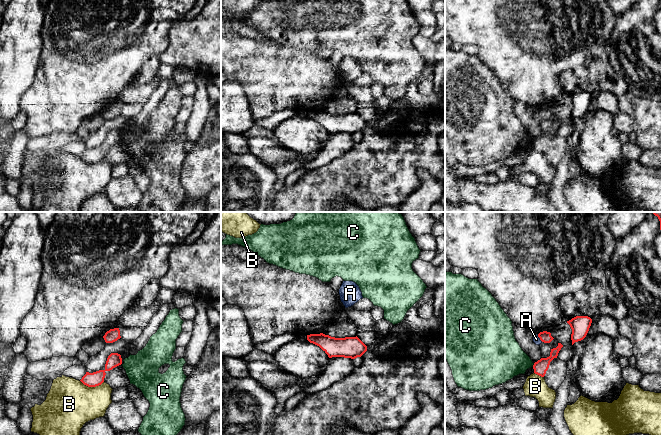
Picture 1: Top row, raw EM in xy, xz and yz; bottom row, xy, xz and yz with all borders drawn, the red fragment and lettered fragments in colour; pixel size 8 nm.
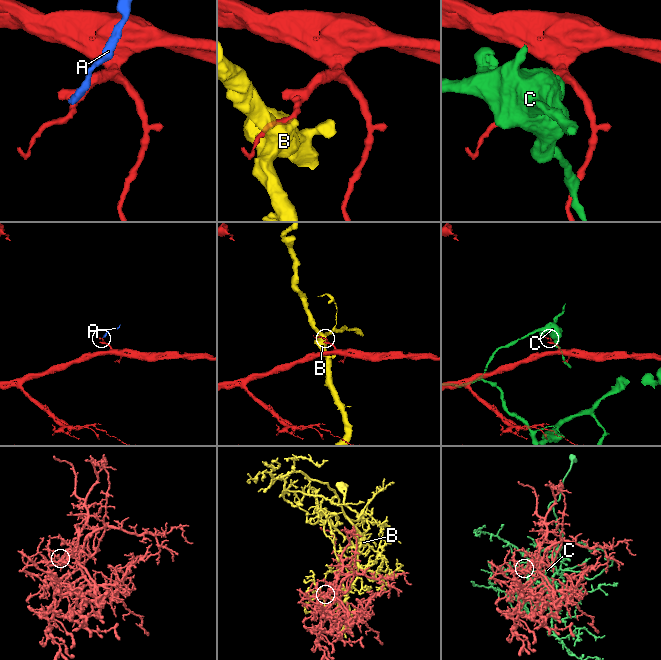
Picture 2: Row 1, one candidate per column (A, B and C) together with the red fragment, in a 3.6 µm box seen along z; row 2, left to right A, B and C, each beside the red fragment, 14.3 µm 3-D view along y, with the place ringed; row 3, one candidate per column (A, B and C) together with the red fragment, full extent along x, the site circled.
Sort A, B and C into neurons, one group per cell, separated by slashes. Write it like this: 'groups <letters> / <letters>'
groups A / B / C

